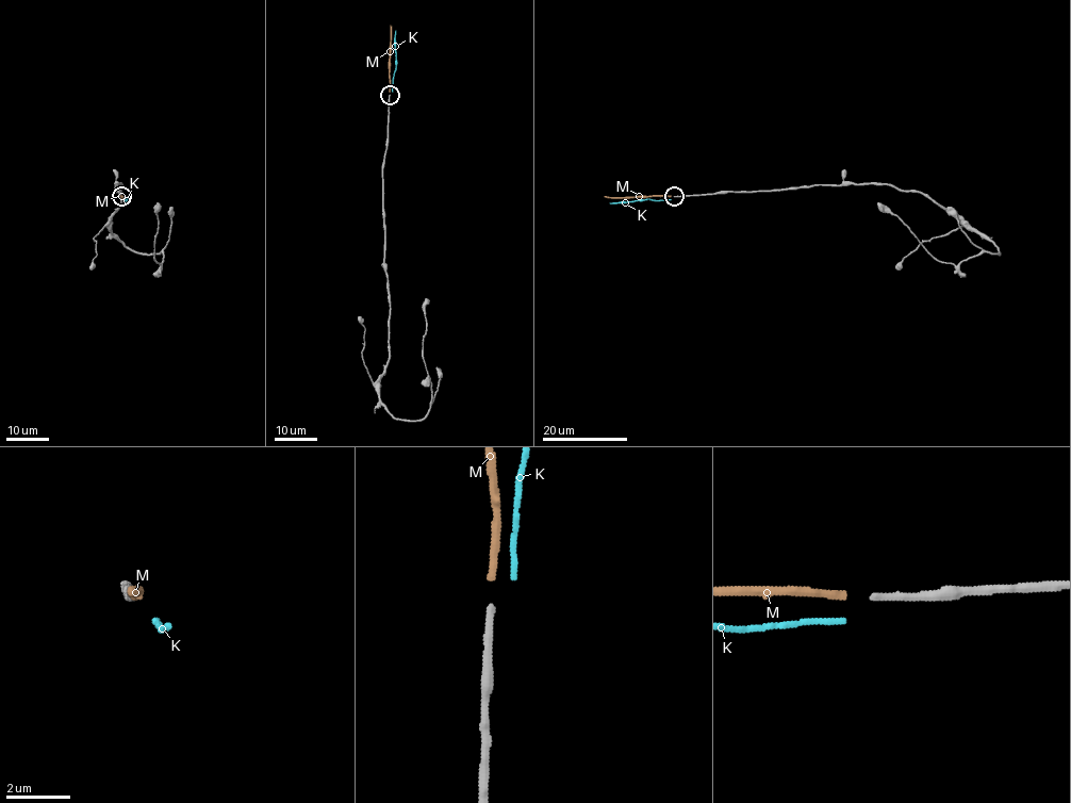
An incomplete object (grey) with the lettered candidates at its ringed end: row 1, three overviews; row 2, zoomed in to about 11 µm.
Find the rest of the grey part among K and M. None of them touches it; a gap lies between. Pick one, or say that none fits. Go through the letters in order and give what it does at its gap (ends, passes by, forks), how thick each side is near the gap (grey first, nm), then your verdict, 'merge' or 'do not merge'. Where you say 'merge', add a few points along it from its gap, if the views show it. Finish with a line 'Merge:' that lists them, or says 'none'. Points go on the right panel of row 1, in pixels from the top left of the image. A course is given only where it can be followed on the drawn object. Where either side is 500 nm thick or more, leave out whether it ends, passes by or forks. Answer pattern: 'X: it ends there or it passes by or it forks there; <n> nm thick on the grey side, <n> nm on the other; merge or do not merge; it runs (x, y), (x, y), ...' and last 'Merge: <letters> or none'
K: it ends there; 240 nm thick on the grey side, 180 nm on the other; do not merge
M: it ends there; 240 nm thick on the grey side, 240 nm on the other; merge; it runs (671, 196), (604, 196)
Merge: M

